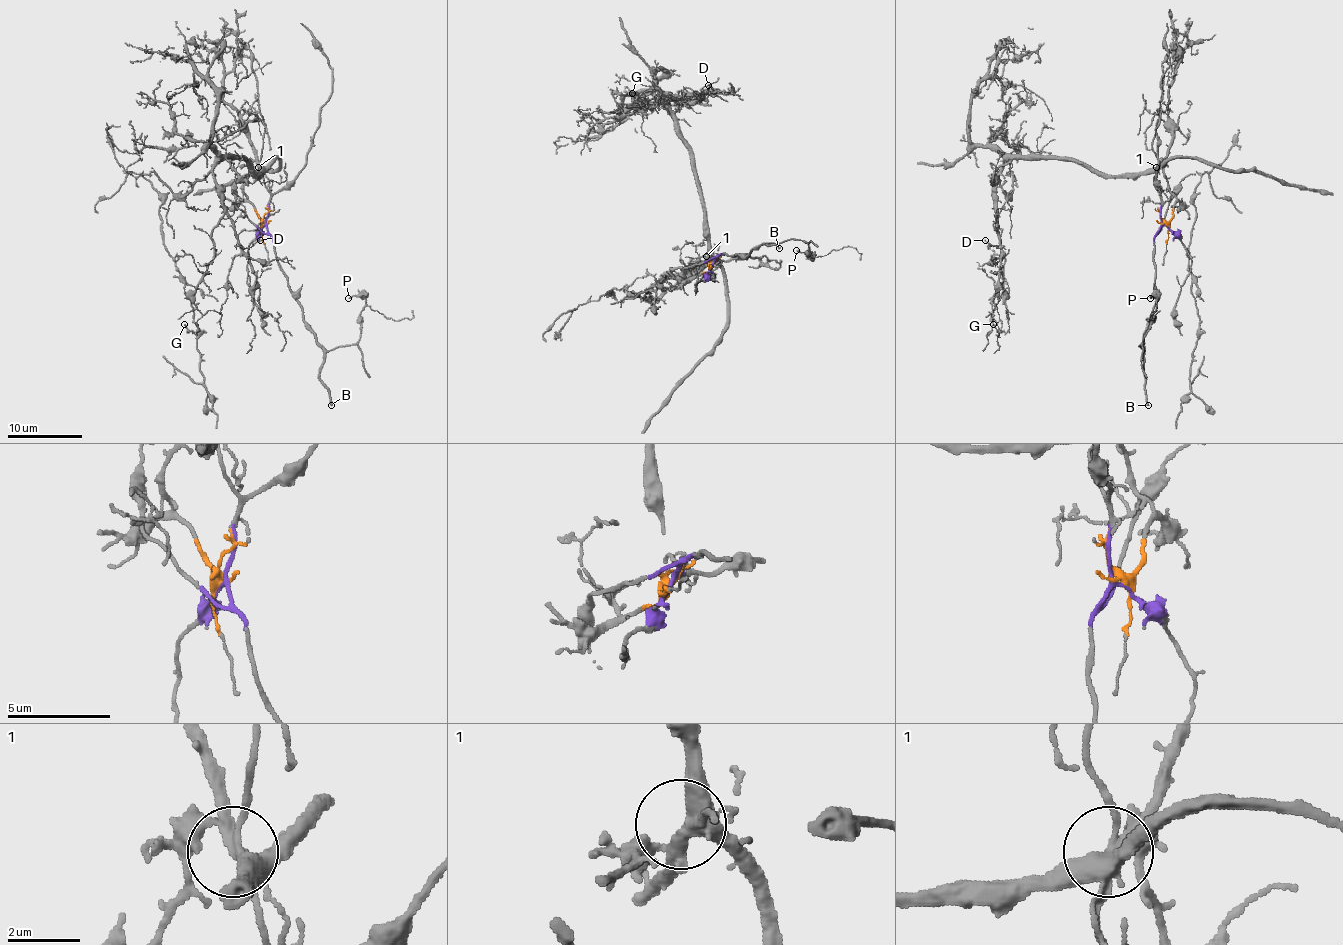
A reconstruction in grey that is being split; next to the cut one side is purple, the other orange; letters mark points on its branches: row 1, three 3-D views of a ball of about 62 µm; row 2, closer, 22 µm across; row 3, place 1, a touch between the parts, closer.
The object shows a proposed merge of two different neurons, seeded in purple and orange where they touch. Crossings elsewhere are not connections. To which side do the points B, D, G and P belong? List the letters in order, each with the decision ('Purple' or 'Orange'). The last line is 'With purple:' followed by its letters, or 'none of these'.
B: Purple
D: Orange
G: Orange
P: Purple
With purple: B, P

